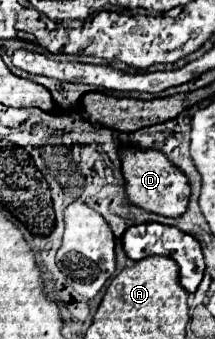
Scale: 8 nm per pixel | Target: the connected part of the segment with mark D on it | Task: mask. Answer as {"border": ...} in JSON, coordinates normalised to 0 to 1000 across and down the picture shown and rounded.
{"border":[[[605,428],[605,434],[567,434],[558,469],[567,469],[567,516],[586,540],[586,581],[614,605],[763,640],[837,640],[865,628],[884,587],[884,540],[865,516],[781,475],[772,457],[735,451],[726,440],[642,440]]]}

